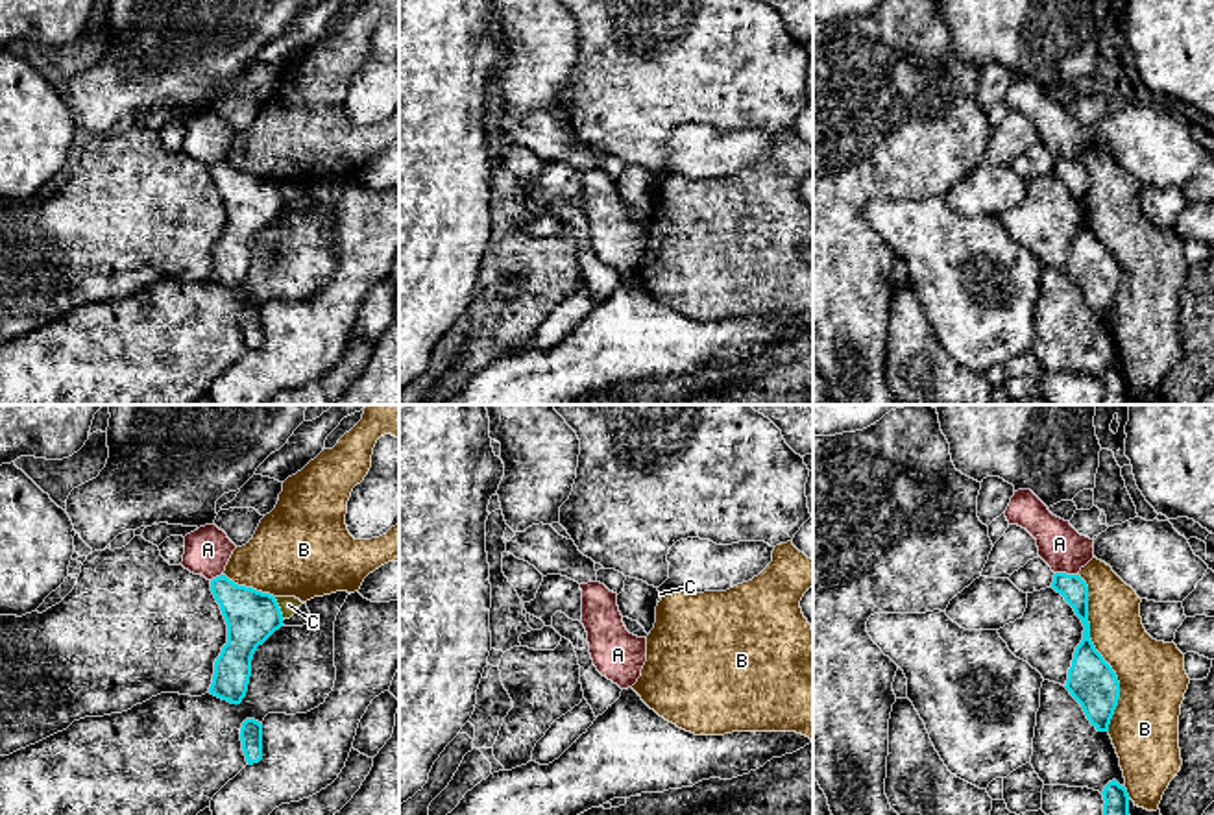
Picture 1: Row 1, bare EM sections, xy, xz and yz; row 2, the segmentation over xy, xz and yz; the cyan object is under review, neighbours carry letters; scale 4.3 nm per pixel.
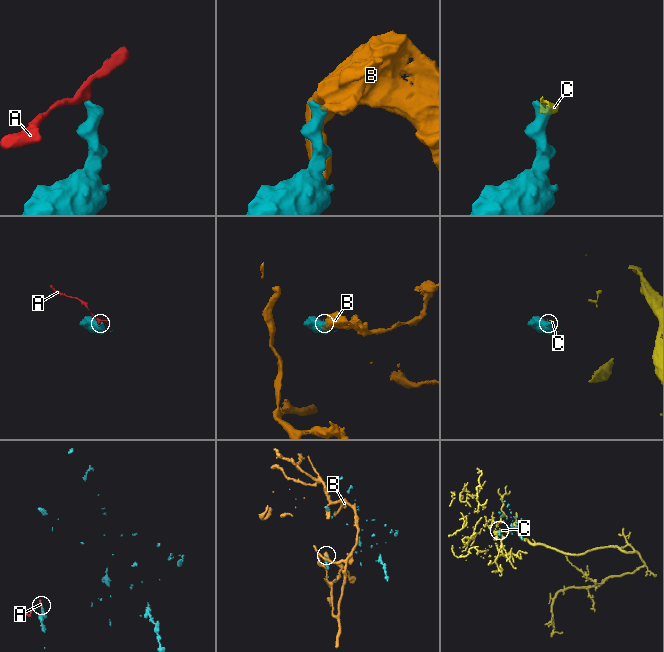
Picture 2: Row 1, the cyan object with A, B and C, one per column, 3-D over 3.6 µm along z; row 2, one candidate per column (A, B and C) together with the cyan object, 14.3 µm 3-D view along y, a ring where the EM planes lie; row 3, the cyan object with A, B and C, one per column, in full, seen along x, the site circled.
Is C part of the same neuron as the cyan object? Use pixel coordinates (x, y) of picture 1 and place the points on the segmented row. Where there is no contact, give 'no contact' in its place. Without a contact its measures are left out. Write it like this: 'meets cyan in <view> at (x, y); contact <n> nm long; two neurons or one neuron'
meets cyan in xy at (279, 608); contact 110 nm long; two neurons

